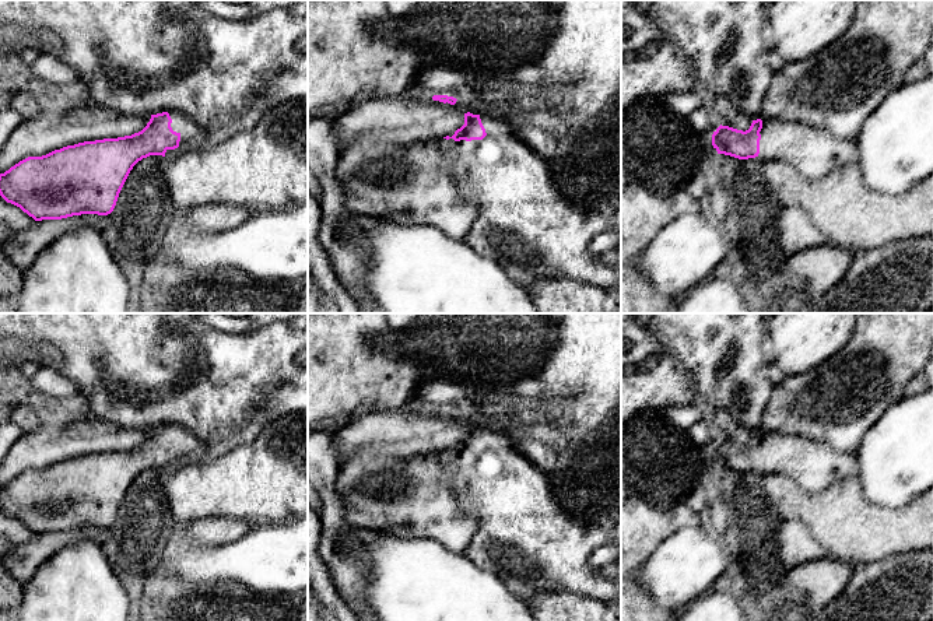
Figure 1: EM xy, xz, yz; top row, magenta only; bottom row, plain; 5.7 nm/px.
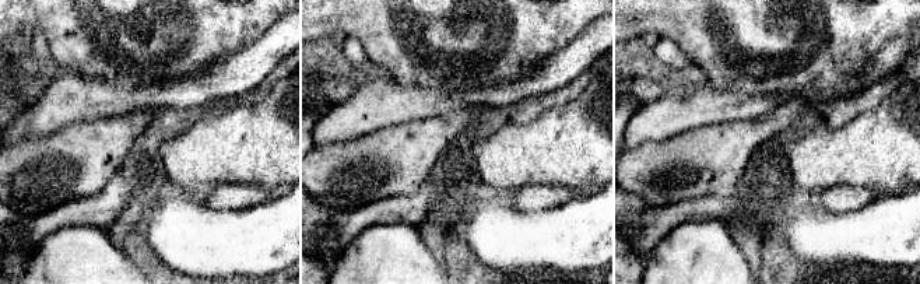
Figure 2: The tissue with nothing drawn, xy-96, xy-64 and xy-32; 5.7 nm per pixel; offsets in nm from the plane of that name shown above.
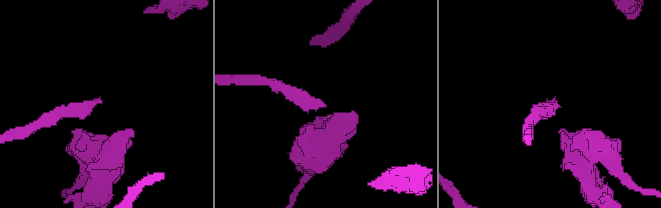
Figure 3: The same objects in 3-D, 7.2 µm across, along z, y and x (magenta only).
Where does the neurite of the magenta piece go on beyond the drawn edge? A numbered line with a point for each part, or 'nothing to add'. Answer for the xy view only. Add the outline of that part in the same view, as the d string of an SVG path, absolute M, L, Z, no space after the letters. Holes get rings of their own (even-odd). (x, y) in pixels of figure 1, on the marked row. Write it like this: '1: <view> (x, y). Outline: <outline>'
1: xy (192, 136). Outline: M168 110L172 123L171 127L173 131L180 134L179 147L175 150L166 150L165 157L175 155L186 150L199 150L207 147L207 129L199 126L190 117L180 115L175 110Z

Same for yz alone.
1: yz (814, 153). Outline: M753 116L753 120L757 119L762 120L760 154L755 157L755 159L761 162L786 161L803 176L822 179L834 169L857 161L856 138L839 140L827 130L814 129L790 120Z

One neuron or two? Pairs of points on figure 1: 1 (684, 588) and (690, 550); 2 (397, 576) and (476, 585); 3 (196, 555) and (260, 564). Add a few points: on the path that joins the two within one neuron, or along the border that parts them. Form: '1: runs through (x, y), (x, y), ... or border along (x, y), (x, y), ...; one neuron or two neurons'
1: runs through (684, 578), (684, 567), (690, 560); one neuron
2: runs through (417, 585), (456, 585); one neuron
3: runs through (211, 564), (245, 564); one neuron

